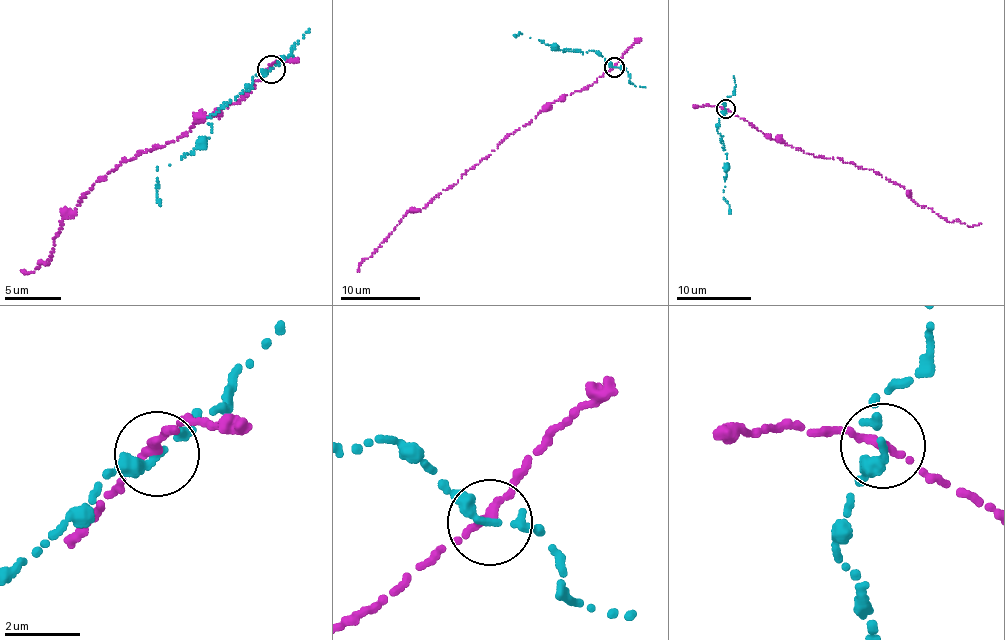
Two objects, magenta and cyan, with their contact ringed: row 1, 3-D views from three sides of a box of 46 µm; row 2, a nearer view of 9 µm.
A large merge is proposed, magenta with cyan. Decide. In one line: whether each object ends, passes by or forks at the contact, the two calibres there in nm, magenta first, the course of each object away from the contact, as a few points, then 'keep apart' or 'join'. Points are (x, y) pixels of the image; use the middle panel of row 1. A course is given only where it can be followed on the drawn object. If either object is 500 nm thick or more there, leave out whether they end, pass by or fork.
magenta ends; cyan ends; calibres 280 and 320 nm; course magenta (614, 67), (579, 90), (563, 95), (509, 134), (486, 157), (420, 209), (406, 212), (357, 271); course cyan (614, 67), (594, 51), (553, 49), (522, 34), (515, 36); keep apart

